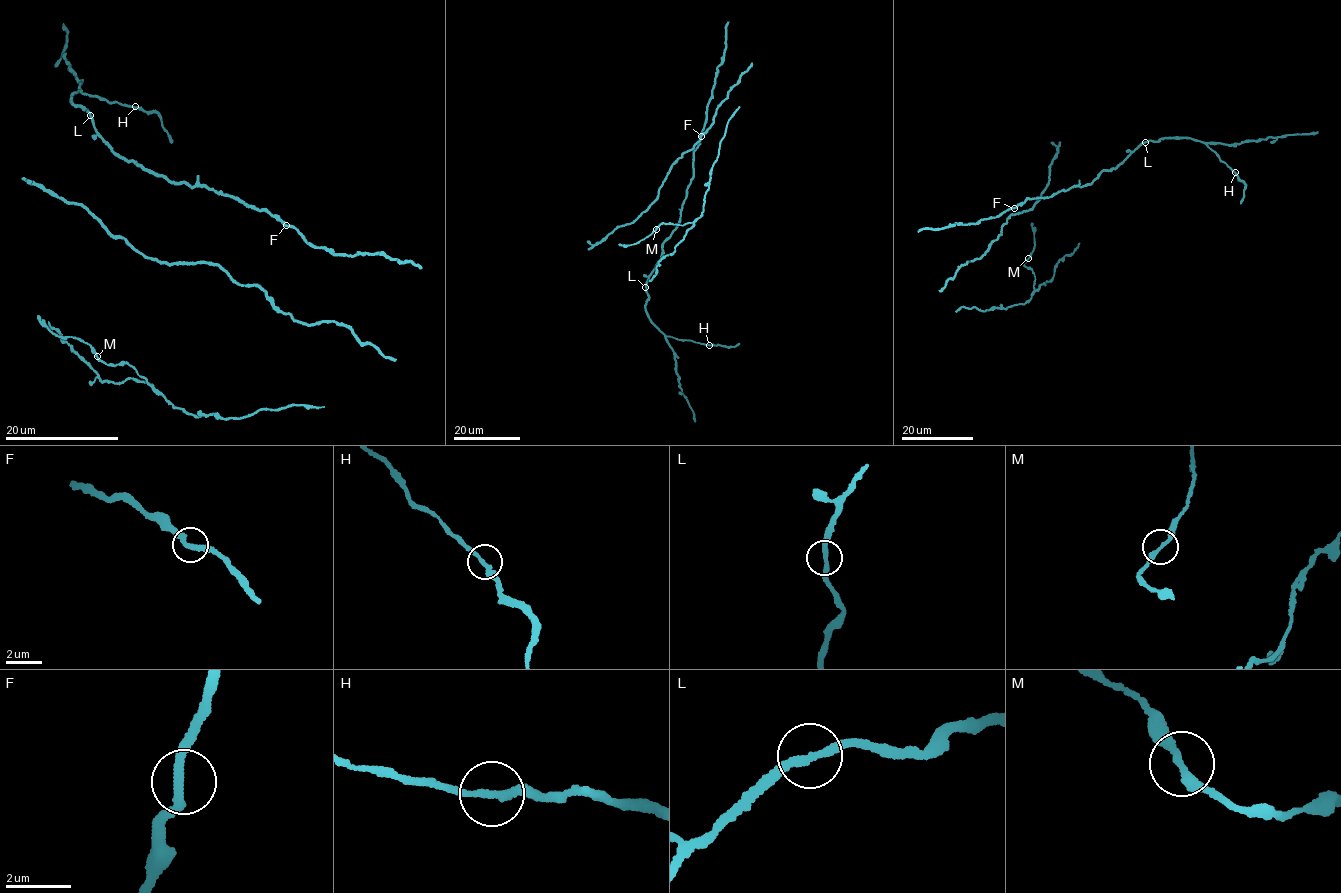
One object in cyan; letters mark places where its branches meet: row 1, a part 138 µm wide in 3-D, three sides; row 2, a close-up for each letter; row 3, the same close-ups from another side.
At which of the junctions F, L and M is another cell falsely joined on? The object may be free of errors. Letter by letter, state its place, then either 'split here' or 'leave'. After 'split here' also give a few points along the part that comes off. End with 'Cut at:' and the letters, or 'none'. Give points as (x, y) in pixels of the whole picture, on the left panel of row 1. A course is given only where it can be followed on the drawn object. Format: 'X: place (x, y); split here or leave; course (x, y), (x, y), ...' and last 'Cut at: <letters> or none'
F: place (286, 225); leave
L: place (90, 115); split here; course (90, 115), (69, 100), (80, 84), (63, 58), (67, 33), (64, 23)
M: place (97, 356); leave
Cut at: L

